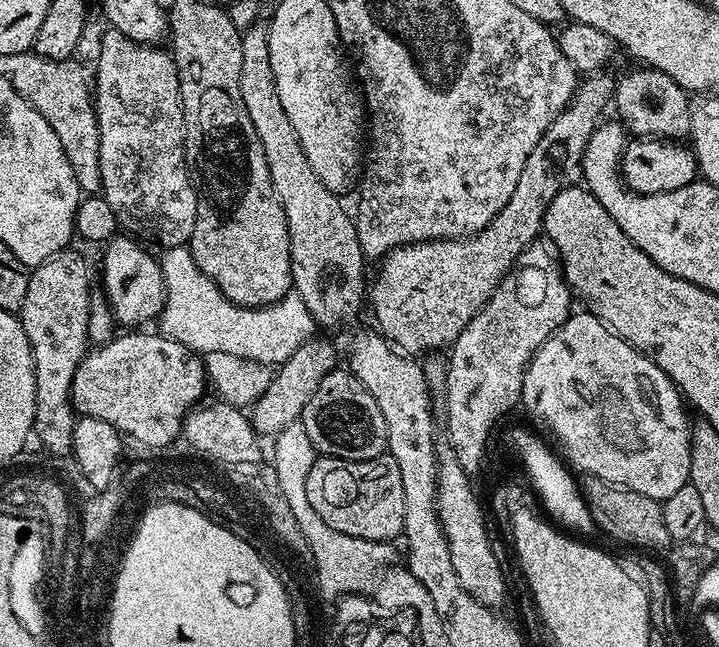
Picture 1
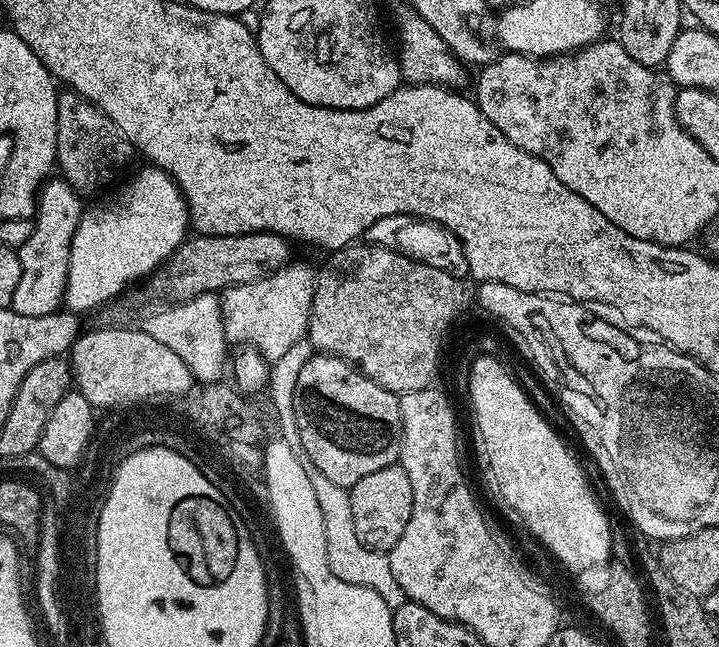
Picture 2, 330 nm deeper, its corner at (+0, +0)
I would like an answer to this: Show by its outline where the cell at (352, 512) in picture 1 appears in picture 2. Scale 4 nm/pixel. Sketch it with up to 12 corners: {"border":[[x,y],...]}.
{"border":[[399,463],[350,489],[358,542],[389,553],[410,522]]}

